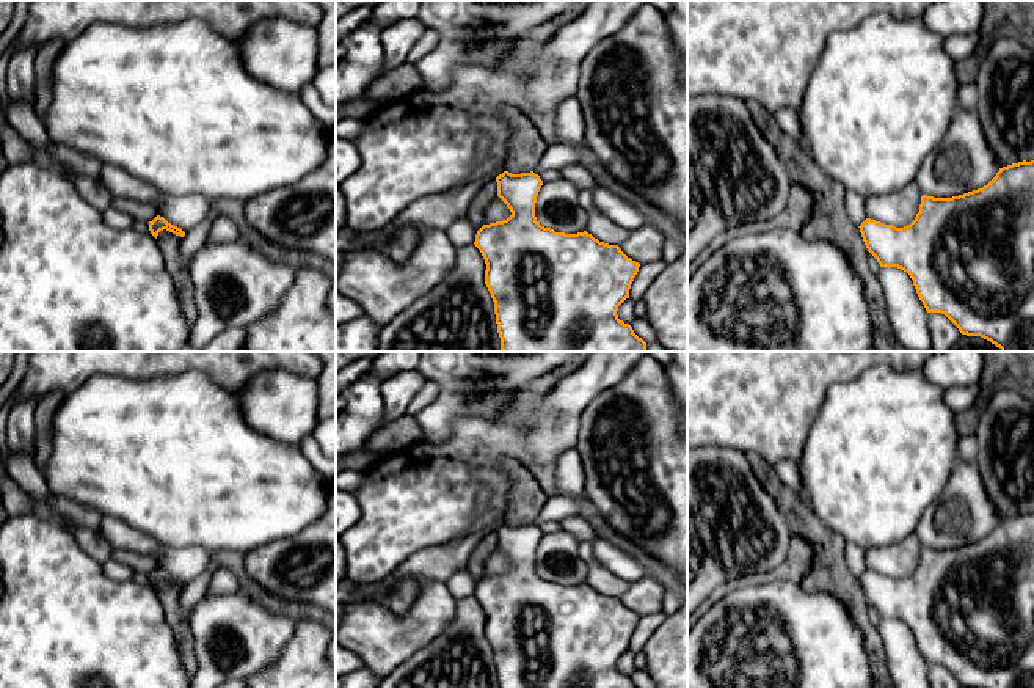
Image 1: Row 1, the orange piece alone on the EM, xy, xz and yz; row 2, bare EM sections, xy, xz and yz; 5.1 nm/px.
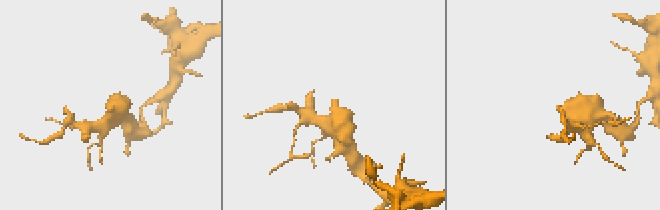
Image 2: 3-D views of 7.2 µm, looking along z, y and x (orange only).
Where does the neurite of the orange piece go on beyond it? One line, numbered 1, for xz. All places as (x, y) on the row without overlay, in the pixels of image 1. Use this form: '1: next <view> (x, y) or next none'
1: next none

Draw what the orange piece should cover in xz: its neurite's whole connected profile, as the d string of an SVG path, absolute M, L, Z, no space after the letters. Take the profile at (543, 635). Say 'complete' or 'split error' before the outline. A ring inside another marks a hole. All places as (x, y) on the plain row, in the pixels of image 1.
complete | M504 523L496 534L497 548L512 567L483 576L474 597L486 616L485 636L494 653L499 688L637 688L617 663L629 650L640 616L618 597L599 594L587 583L565 586L541 578L535 554L543 532L533 523Z

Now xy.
complete | M157 567L152 573L149 573L149 583L151 583L151 586L152 586L155 591L157 591L158 584L163 583L163 581L166 581L166 583L176 586L176 587L180 587L180 589L185 587L185 584L184 584L180 580L168 575L168 573L166 573L163 569L160 569L160 567Z

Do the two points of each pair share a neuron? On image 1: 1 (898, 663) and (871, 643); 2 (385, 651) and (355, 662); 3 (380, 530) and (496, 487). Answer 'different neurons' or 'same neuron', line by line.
1: different neurons
2: different neurons
3: same neuron

